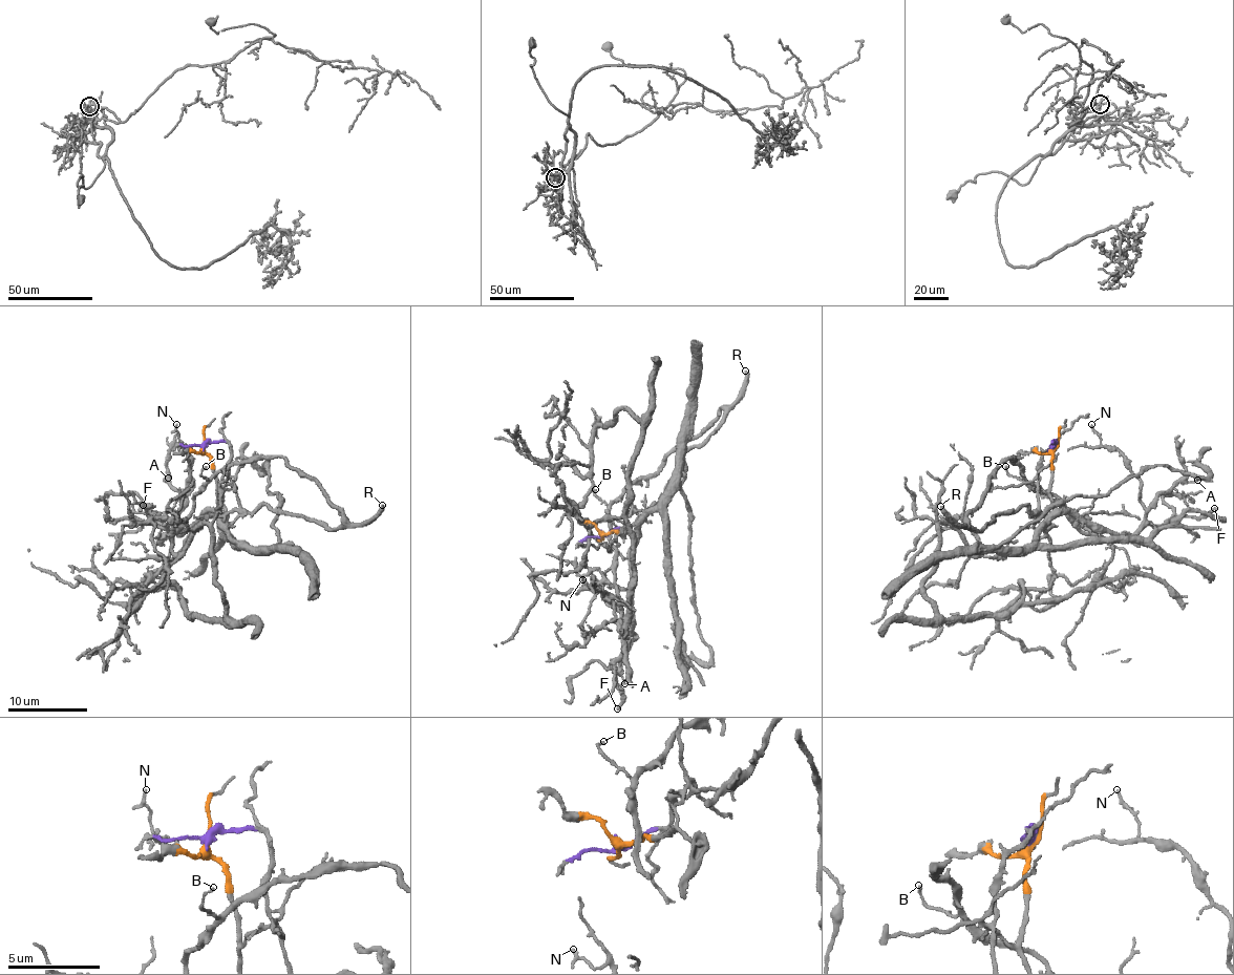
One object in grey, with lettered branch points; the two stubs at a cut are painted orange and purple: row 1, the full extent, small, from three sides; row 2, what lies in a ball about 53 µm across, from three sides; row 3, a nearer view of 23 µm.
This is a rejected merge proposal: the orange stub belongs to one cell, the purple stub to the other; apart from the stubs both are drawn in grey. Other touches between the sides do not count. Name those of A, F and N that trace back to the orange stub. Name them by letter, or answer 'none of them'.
A, F, N

